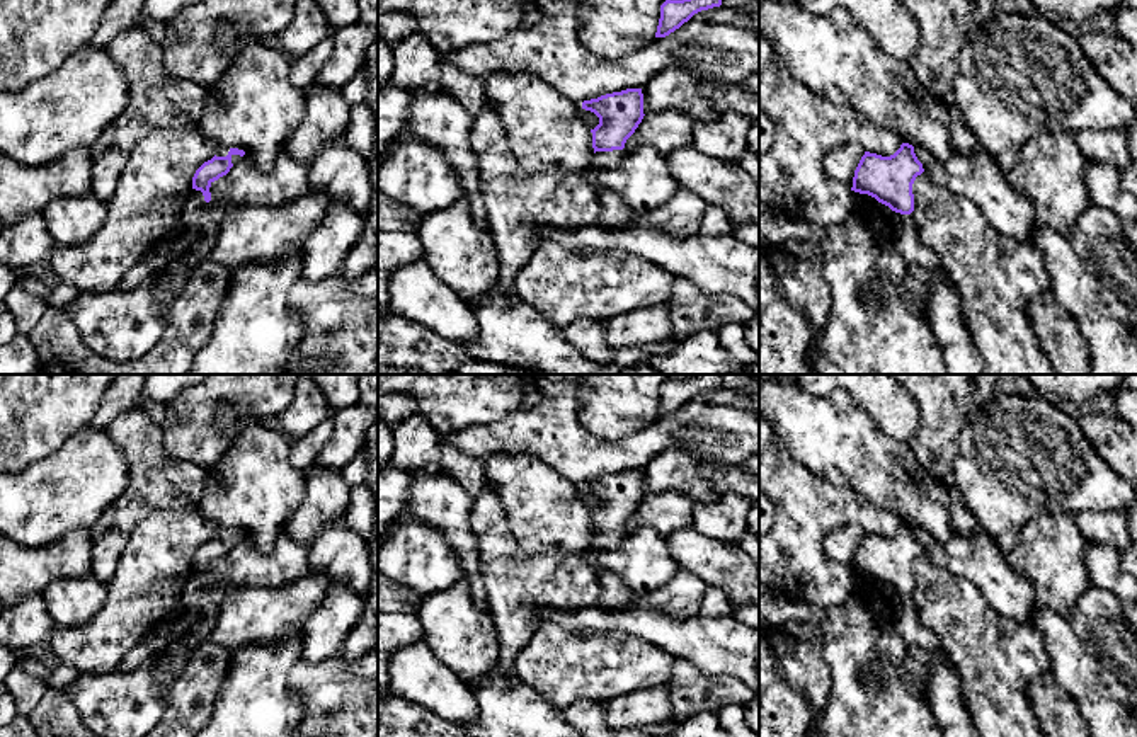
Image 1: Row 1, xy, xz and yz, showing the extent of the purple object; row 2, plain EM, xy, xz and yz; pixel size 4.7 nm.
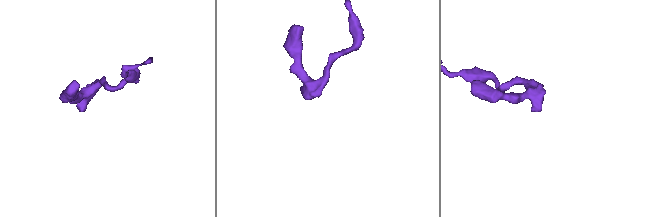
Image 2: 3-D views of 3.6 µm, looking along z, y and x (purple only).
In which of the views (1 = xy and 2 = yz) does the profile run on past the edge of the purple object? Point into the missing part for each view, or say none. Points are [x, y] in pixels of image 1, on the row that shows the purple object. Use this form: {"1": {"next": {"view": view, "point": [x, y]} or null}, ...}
{"1": {"next": {"view": "xy", "point": [222, 152]}}, "2": {"next": {"view": "yz", "point": [979, 179]}}}

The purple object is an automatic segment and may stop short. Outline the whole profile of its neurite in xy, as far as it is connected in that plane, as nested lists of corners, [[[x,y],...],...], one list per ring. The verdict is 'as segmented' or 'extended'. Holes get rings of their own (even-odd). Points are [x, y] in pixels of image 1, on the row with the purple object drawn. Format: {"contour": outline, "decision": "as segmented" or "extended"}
{"contour": [[[220,146],[214,157],[204,162],[192,177],[192,189],[201,191],[204,201],[211,201],[209,187],[214,180],[226,175],[230,169],[245,155],[243,150]]], "decision": "extended"}

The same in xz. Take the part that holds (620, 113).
{"contour": [[[626,89],[584,100],[582,109],[599,117],[599,124],[591,129],[594,157],[591,167],[586,170],[586,179],[596,187],[601,199],[597,225],[604,228],[631,226],[638,223],[640,216],[628,208],[620,194],[603,186],[596,172],[616,167],[625,157],[625,143],[645,116],[642,89]]], "decision": "extended"}

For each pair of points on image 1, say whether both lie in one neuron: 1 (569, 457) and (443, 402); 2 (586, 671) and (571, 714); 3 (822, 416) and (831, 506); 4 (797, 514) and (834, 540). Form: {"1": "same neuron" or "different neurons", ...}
{"1": "different neurons", "2": "different neurons", "3": "different neurons", "4": "different neurons"}

